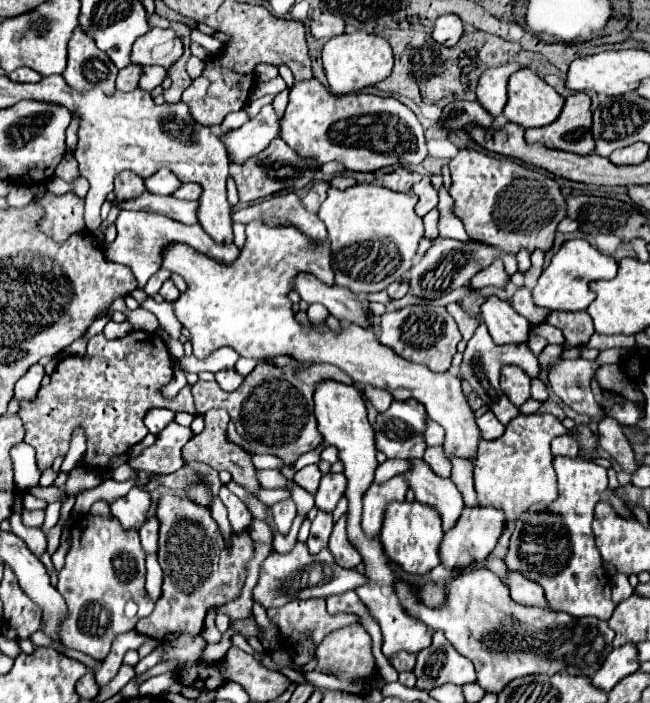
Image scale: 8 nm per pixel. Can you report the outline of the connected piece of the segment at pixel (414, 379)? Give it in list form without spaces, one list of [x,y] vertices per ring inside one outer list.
[[[250,221],[246,225],[244,247],[240,247],[240,255],[232,265],[218,263],[188,245],[166,247],[162,267],[182,275],[188,283],[187,290],[174,301],[174,306],[176,319],[184,329],[190,331],[193,354],[196,357],[206,357],[212,351],[228,346],[236,349],[242,357],[250,359],[290,355],[308,365],[336,365],[348,373],[354,383],[382,387],[400,401],[420,401],[426,409],[426,415],[432,421],[440,423],[446,431],[442,443],[446,457],[460,457],[476,463],[480,429],[474,421],[474,411],[462,393],[460,373],[454,375],[448,371],[438,375],[424,365],[406,361],[390,347],[380,345],[372,329],[362,329],[354,323],[344,325],[340,333],[334,333],[326,323],[304,327],[294,319],[288,293],[292,291],[292,279],[296,275],[310,273],[326,285],[334,283],[328,245],[328,241],[316,241],[292,225],[268,227],[262,221]]]

